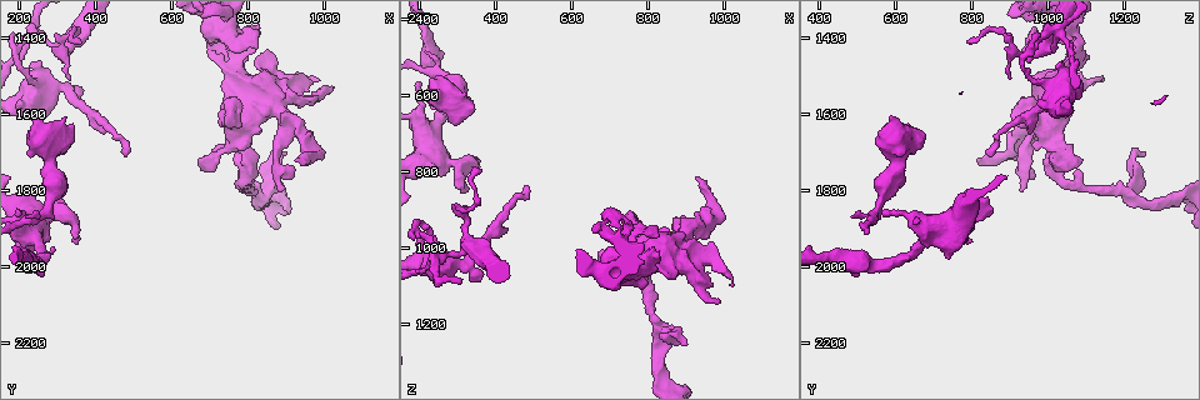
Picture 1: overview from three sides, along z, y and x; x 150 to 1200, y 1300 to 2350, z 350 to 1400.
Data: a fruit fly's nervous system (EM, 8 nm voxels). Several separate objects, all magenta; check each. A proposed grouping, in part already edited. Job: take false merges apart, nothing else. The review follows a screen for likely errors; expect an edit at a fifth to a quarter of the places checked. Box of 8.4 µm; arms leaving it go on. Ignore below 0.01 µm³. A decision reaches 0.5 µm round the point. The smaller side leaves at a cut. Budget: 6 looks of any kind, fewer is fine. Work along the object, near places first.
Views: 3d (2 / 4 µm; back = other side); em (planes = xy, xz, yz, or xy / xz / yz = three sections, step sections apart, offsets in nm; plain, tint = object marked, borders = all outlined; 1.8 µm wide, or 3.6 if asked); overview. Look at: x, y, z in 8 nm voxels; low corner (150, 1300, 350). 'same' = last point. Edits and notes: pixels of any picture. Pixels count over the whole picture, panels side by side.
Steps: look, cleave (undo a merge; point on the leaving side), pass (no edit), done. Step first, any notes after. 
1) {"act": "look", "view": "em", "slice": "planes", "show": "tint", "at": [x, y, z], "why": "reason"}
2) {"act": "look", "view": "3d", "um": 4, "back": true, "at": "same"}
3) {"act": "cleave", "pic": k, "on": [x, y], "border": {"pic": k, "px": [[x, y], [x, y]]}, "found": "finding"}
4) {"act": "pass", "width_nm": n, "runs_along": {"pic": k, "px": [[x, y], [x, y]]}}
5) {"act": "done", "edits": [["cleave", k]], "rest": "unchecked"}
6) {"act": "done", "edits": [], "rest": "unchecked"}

{"act": "look", "view": "em", "slice": "xz", "step": 8, "show": "tint", "at": [830, 1800, 1215], "why": "abrupt turn"}

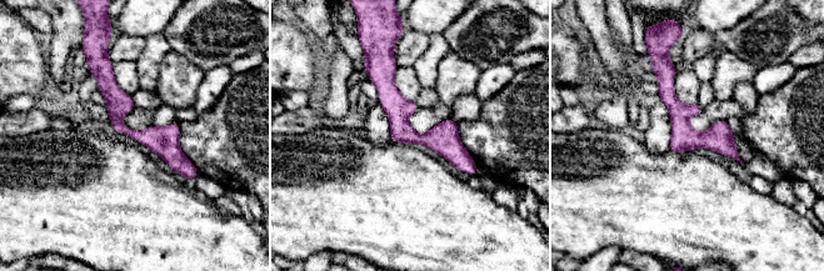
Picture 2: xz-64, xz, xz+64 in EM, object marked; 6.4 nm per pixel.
{"act": "look", "view": "em", "slice": "xy", "step": 4, "show": "tint", "at": "same", "why": "cut it another way"}

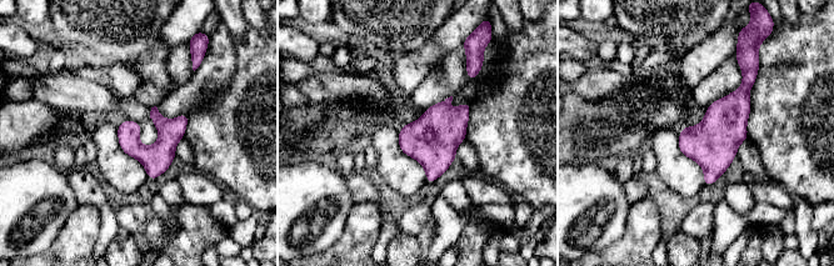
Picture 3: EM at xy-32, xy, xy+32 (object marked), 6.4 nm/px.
{"act": "pass", "found": "one neuron here"}

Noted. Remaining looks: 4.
{"act": "look", "view": "3d", "um": 2, "at": [750, 1390, 1065], "why": "four or more arms meet"}

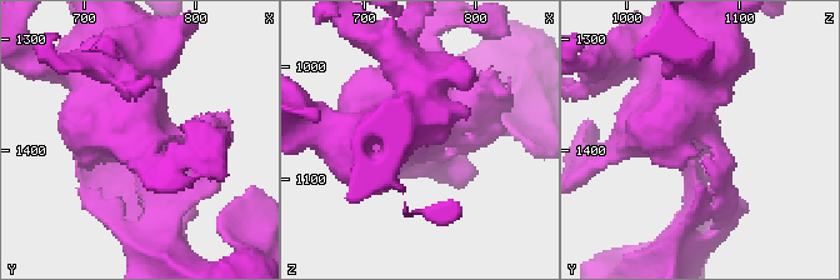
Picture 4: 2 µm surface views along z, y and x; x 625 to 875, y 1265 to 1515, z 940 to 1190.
{"act": "look", "view": "em", "slice": "xz", "step": 8, "show": "tint", "at": "same"}

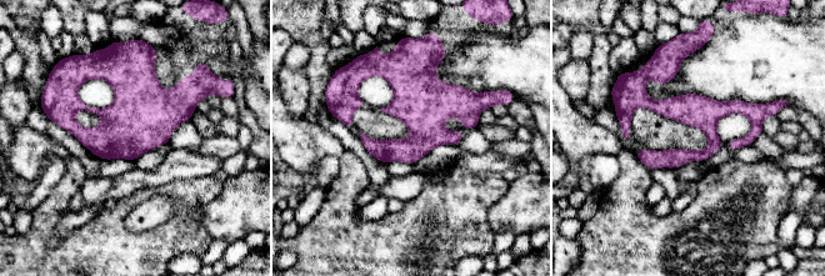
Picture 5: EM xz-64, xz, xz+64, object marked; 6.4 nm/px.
{"act": "pass", "runs_along": {"pic": 5, "px": [[621, 114], [649, 103], [761, 115]]}, "found": "all the same neuron"}

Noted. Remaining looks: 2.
{"act": "look", "view": "3d", "um": 2, "at": [235, 1385, 1030], "why": "four or more arms meet"}

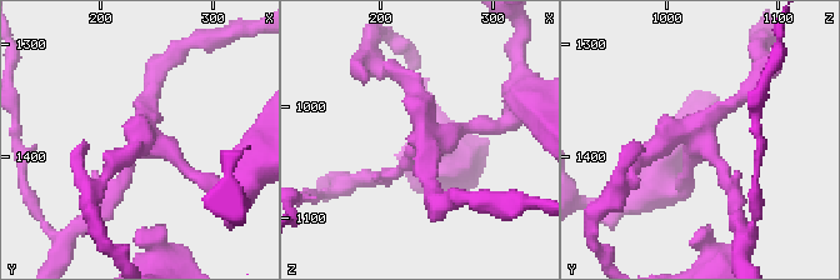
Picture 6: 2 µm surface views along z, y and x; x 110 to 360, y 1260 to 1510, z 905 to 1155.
{"act": "look", "view": "em", "slice": "planes", "show": "tint", "at": [246, 1382, 1026], "arms": 4}

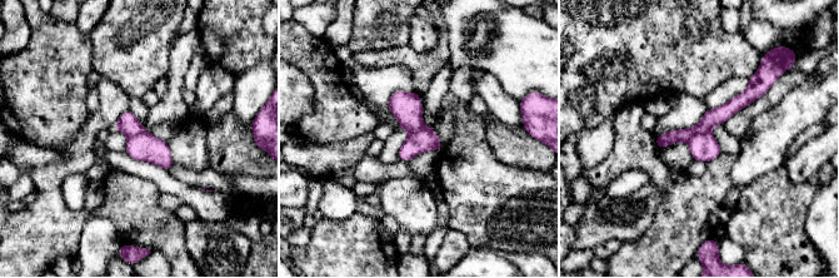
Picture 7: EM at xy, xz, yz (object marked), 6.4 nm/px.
{"act": "cleave", "pic": 7, "on": [703, 147], "width_nm": 160, "border": {"pic": 7, "px": [[708, 130], [695, 133], [687, 142]]}, "found": "two neurons meet here"}

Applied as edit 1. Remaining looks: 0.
{"act": "done", "edits": [["cleave", 7]], "rest": "unchecked"}

